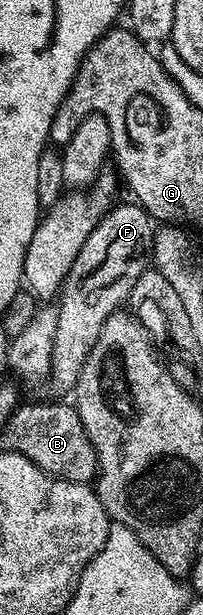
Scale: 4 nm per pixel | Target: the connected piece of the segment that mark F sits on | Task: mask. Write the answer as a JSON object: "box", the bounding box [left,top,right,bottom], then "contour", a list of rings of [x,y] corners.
{"box":[49,203,155,389],"contour":[[[118,203],[101,217],[95,230],[91,230],[87,242],[83,242],[83,250],[79,250],[79,258],[75,258],[71,270],[65,275],[65,282],[59,293],[61,304],[56,305],[57,325],[55,326],[55,342],[51,350],[51,370],[49,371],[51,384],[57,388],[72,389],[76,385],[83,362],[87,358],[91,346],[99,338],[99,330],[103,330],[103,322],[107,322],[107,318],[111,318],[111,314],[118,311],[128,301],[139,274],[143,274],[145,269],[150,267],[155,221],[140,204],[128,203]]]}

